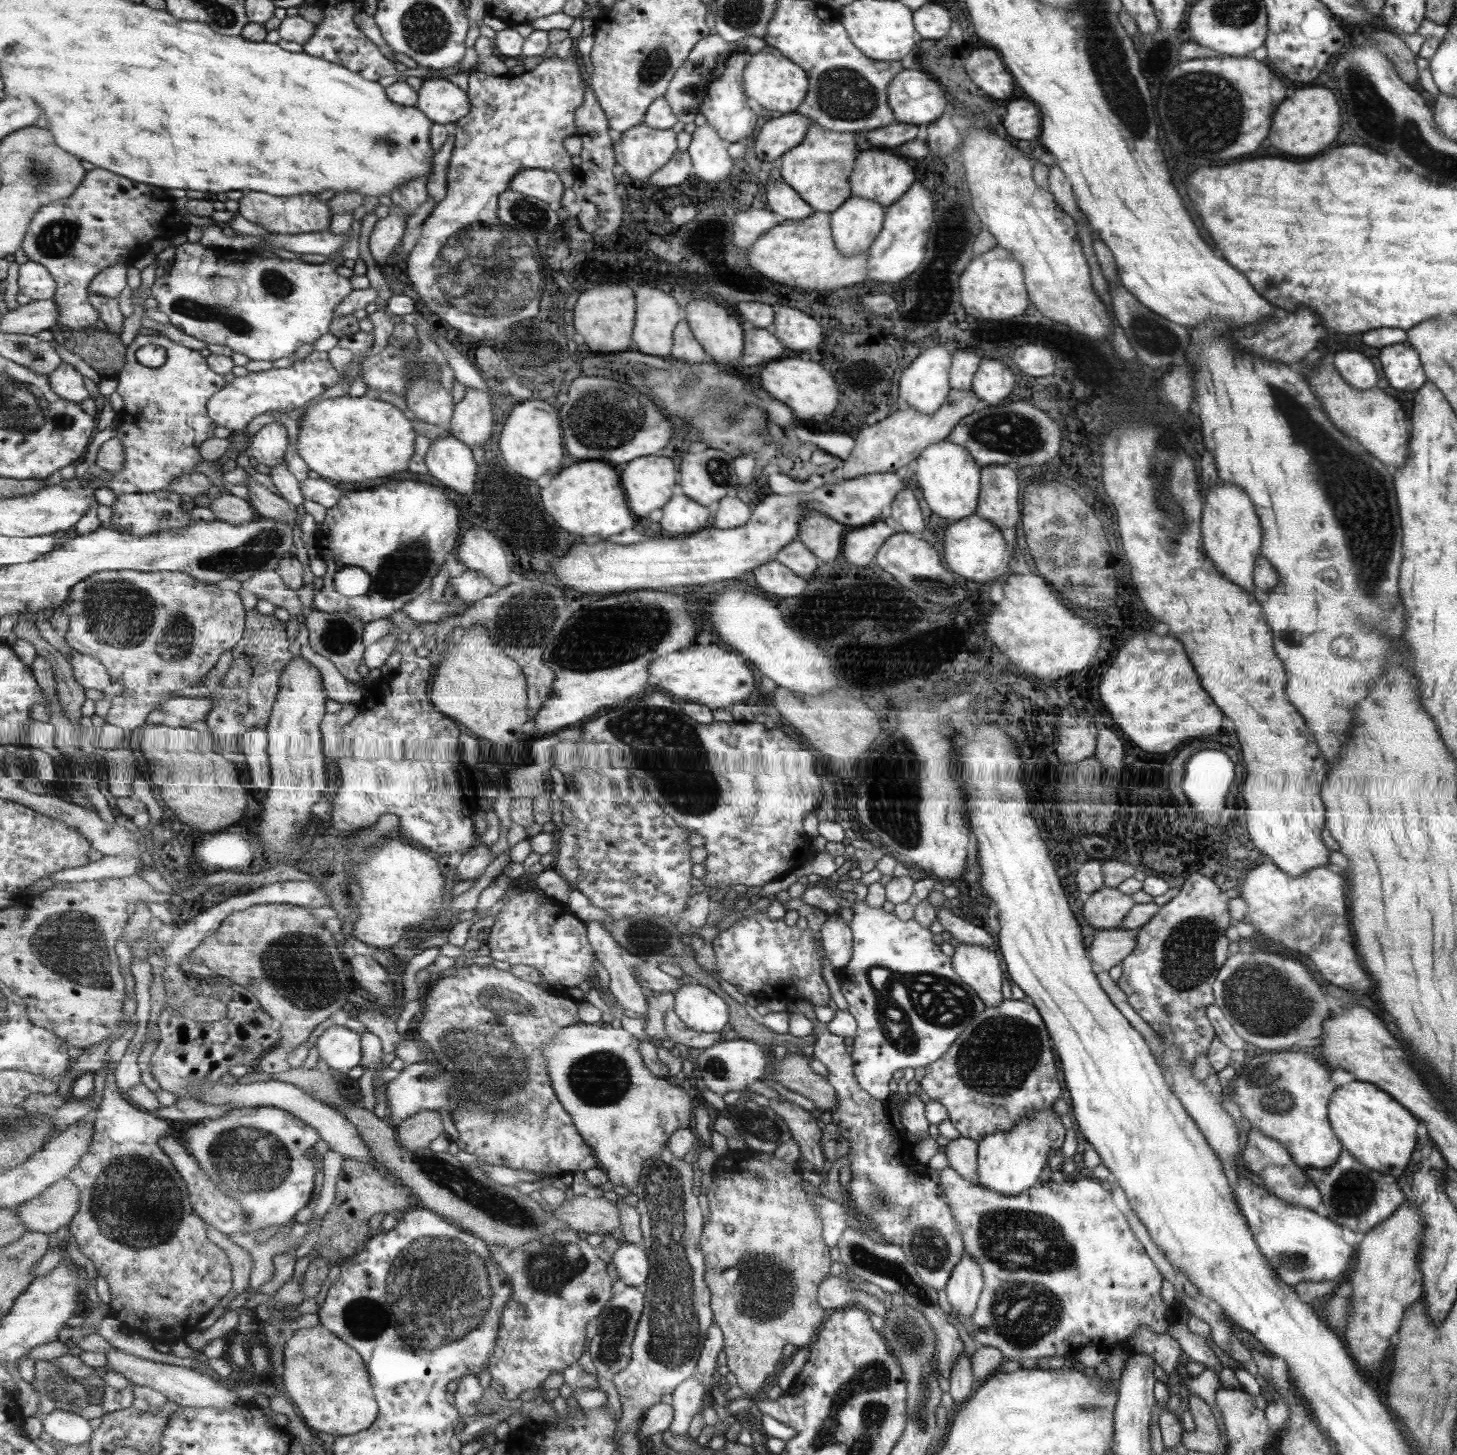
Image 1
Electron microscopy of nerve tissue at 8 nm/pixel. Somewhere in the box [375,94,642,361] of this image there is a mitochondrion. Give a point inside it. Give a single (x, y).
(482, 266)

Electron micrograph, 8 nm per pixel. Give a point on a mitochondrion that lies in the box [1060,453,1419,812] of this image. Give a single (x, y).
(1370, 537)

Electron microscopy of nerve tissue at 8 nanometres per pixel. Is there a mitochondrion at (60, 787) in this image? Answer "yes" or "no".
no

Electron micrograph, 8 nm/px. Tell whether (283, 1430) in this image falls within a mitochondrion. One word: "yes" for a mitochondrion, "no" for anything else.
no

